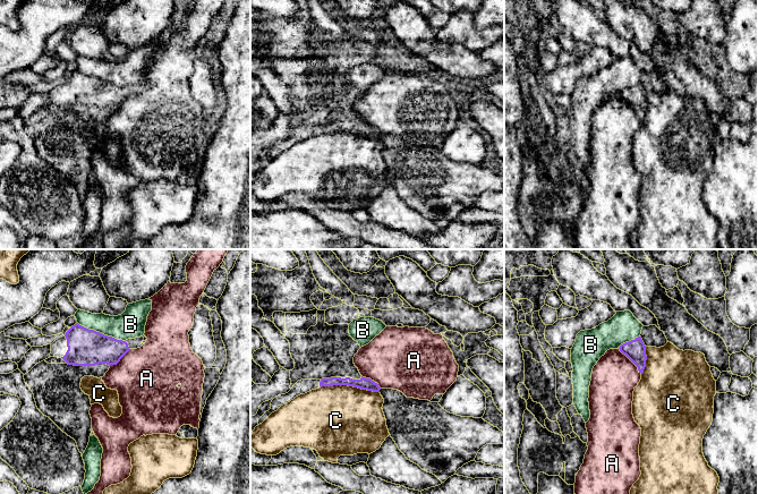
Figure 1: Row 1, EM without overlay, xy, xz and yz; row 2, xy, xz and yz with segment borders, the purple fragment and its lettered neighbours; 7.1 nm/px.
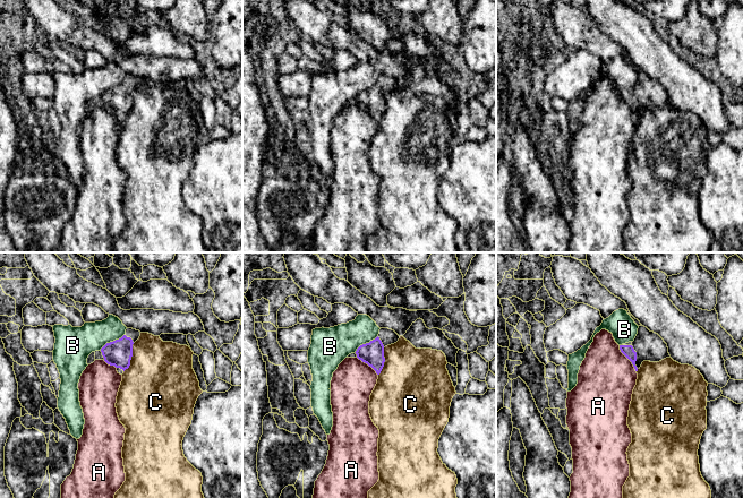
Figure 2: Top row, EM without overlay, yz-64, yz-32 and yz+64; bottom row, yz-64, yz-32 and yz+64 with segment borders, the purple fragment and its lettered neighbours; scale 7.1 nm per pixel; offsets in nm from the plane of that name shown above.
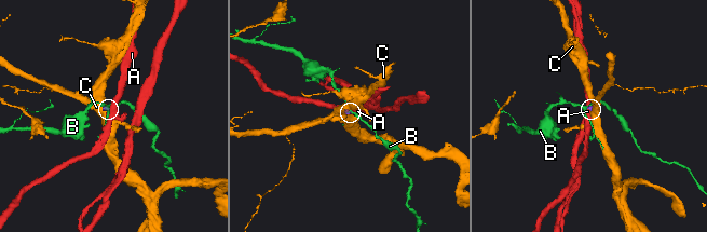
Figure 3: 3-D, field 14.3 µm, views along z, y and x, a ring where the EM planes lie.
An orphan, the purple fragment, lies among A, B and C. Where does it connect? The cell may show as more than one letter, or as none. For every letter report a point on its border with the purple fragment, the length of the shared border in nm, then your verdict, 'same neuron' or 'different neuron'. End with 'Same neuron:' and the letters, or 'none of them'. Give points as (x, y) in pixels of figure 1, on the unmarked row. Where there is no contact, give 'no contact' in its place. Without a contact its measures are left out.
A: yz (630, 105) | 260 nm | different neuron
B: xy (101, 79) | 380 nm | different neuron
C: xz (350, 131) | 420 nm | different neuron
Same neuron: none of them

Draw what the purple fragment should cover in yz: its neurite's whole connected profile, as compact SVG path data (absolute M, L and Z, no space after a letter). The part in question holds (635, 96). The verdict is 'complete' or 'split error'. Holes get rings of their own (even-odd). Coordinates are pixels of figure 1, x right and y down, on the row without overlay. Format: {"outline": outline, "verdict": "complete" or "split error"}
{"outline": "M656 71L642 73L641 80L620 92L620 97L625 101L637 113L639 119L644 119L646 113L646 94L661 94L667 90L667 85L663 77Z", "verdict": "split error"}

